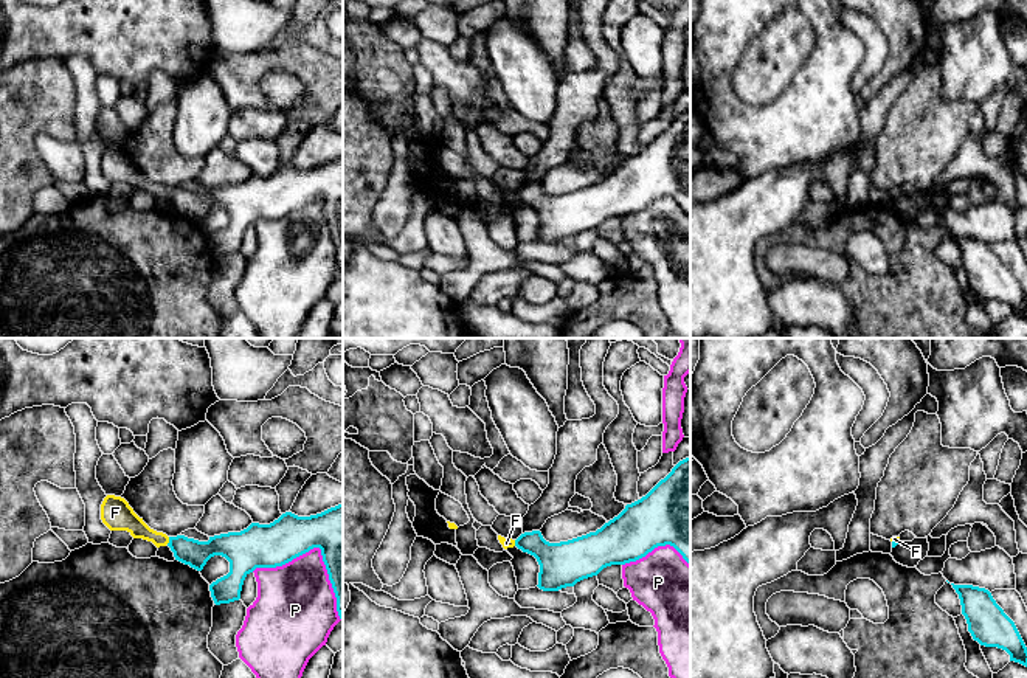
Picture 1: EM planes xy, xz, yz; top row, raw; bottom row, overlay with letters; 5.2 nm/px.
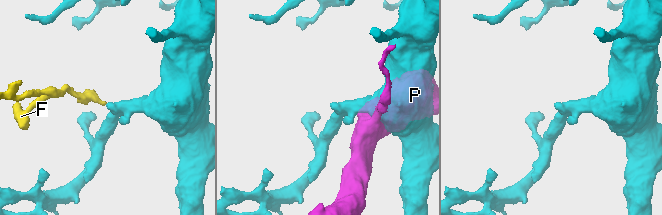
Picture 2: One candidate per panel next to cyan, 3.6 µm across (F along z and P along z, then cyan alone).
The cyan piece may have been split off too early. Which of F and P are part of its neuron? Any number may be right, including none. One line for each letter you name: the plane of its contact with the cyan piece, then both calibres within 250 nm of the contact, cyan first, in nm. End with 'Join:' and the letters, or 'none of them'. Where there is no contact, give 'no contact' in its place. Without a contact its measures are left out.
F: contact in xy; calibres 140 and 110 nm
Join: F

